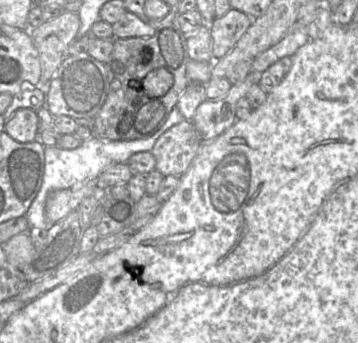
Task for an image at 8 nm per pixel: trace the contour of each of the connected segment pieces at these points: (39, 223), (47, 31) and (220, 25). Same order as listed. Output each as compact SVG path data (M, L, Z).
M176 105L171 111L165 124L152 137L147 139L110 141L93 137L83 141L83 143L76 149L62 149L57 146L45 147L45 164L42 184L38 194L25 214L29 227L46 230L49 228L50 223L45 215L45 204L47 197L51 192L55 190L69 189L84 183L87 180L97 179L99 174L106 167L118 163L126 163L133 154L151 151L162 134L183 120L184 117Z
M63 12L57 18L43 22L30 35L40 60L41 77L36 88L44 92L43 107L47 107L51 78L66 58L68 46L76 39L79 27L78 13Z
M232 8L224 16L215 18L208 25L212 38L214 60L219 60L228 54L252 22L253 19L249 15Z

